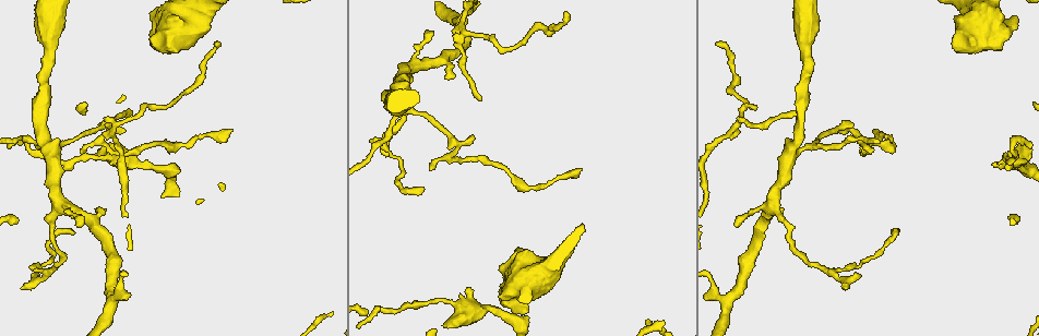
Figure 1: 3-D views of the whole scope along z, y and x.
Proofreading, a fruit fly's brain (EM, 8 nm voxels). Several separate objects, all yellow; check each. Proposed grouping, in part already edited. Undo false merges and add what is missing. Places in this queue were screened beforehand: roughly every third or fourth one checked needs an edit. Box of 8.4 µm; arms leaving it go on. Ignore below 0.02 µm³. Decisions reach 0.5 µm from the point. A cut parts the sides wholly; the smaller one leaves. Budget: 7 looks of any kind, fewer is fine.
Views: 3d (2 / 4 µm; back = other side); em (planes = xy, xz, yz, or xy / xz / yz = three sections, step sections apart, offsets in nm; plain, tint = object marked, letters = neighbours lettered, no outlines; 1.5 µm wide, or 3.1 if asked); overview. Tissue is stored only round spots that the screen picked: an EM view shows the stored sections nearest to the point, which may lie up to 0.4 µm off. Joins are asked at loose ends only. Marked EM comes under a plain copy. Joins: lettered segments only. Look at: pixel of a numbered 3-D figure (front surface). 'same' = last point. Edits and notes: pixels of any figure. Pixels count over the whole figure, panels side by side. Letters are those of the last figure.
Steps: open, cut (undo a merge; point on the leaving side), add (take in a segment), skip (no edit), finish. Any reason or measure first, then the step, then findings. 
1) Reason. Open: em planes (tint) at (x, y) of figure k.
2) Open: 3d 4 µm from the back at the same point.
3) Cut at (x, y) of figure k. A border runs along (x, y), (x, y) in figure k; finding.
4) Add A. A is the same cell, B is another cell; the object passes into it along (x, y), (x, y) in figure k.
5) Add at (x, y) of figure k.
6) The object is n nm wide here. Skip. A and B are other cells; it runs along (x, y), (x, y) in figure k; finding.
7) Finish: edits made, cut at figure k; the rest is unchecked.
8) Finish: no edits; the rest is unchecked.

Branch stops here. Open: 3d 2 µm from the back at (132, 111) of figure 1.

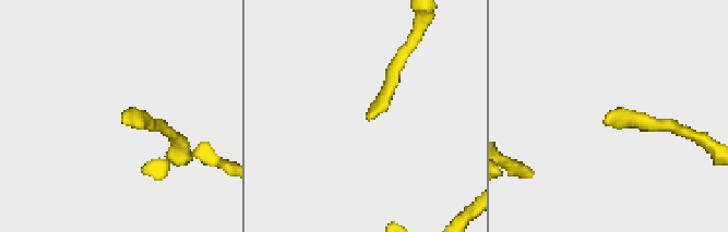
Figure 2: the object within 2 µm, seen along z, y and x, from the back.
Need the tissue. Open: em planes (letters) at (368, 116) of figure 2.

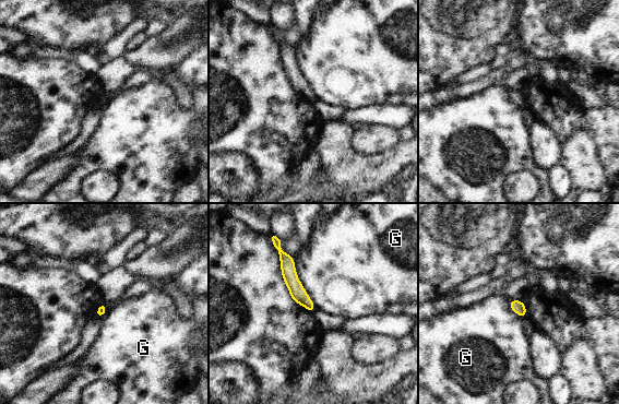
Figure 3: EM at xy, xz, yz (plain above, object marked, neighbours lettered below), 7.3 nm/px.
Skip. G is another cell; no lettered segment goes on from it.

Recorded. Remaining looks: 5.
Branch stops here. Open: 3d 2 µm from the back at (783, 208) of figure 1.

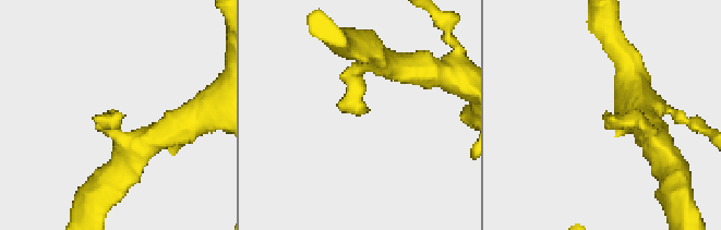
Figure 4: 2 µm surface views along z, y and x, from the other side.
Need the tissue. Open: em planes (letters) at (610, 115) of figure 4.

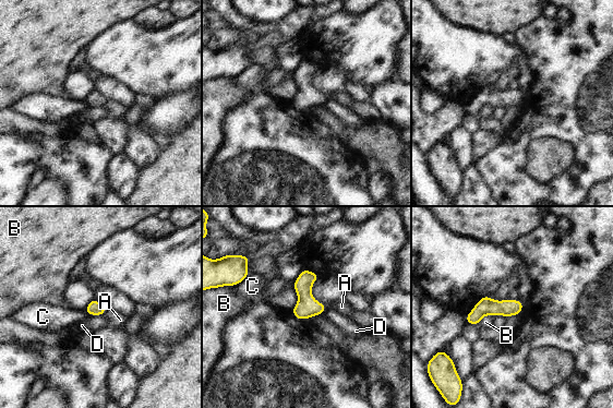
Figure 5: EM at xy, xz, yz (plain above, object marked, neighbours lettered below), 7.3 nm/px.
Skip. A, B, C and D are other cells; a border runs along (87, 314), (103, 315) in figure 5; no lettered segment goes on from it.

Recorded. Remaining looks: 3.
Thin end. Open: 3d 4 µm at (372, 140) of figure 1.

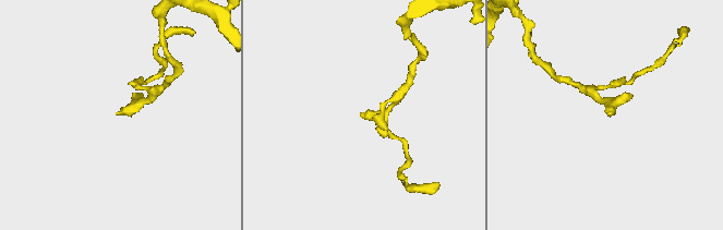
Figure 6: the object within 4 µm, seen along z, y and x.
Shape alone is not enough. Open: em xy step 4 (tint) at (606, 113) of figure 6.

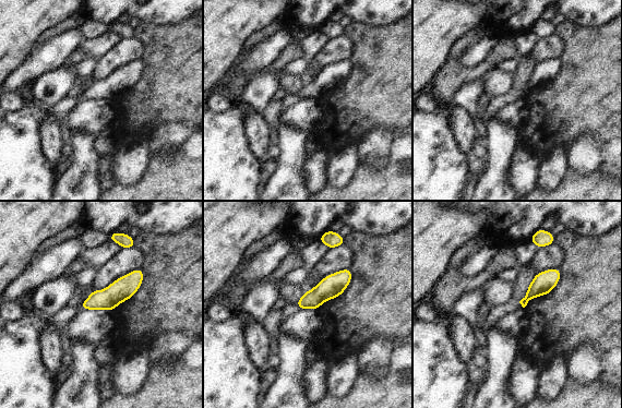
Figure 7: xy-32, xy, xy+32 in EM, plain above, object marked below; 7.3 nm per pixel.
Cut it another way. Open: em planes (letters) at the same point.

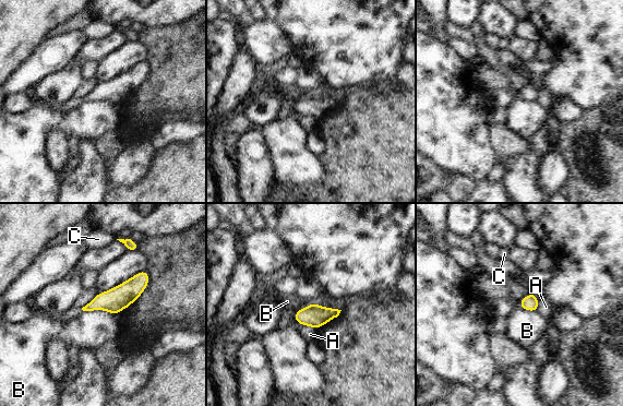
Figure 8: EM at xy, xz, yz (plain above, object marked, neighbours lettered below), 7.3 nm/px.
Skip. A, B and C are other cells; a border runs along (83, 310), (106, 310), (116, 314) in figure 8; none of them fits.

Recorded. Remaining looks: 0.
Finish: no edits; the rest is unchecked.

